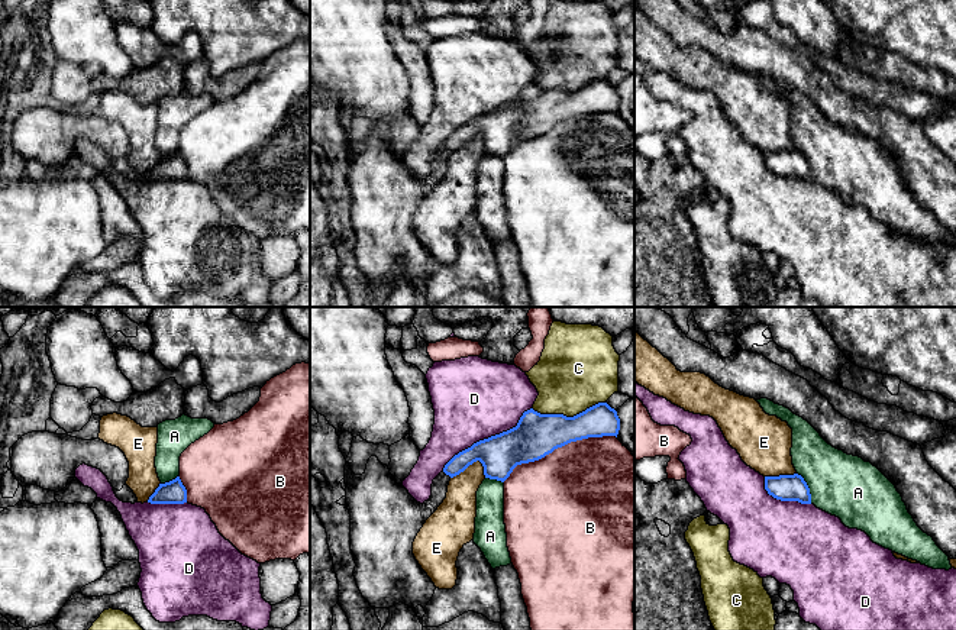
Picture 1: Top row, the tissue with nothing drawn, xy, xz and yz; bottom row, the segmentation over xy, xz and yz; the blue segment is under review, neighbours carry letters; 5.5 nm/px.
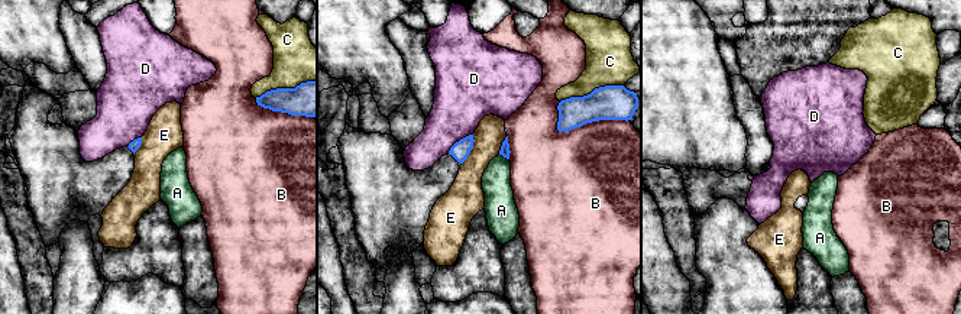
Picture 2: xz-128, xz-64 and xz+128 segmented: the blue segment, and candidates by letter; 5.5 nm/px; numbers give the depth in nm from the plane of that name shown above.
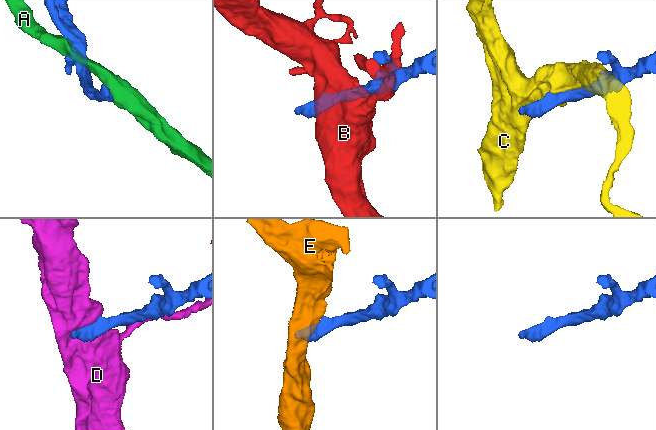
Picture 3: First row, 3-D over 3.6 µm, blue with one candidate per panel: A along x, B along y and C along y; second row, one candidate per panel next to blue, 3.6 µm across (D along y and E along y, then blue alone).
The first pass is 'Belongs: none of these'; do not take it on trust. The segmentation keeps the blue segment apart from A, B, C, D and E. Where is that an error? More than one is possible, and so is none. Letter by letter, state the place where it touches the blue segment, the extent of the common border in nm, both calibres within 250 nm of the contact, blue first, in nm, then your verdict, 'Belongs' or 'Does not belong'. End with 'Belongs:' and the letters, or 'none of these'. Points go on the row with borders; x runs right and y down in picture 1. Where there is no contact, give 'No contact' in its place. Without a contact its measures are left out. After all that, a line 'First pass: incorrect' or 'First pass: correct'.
A: Touches blue at yz (808, 488). Shared border 190 nm. Thickness 140 nm (blue) against 340 nm. Does not belong
B: Touches blue at xz (558, 446). Shared border 700 nm. Thickness 240 nm (blue) against 480 nm. Does not belong
C: Touches blue at xz (568, 417). Shared border 420 nm. Thickness 240 nm (blue) against 400 nm. Does not belong
D: Touches blue at xz (488, 438). Shared border 600 nm. Thickness 240 nm (blue) against 460 nm. Does not belong
E: Touches blue at xz (467, 467). Shared border 200 nm. Thickness 220 nm (blue) against 200 nm. Does not belong
Belongs: none of these
First pass: correct

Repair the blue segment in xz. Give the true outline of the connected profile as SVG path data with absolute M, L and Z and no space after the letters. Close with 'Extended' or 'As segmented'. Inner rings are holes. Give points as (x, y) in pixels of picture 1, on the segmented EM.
M598 403L574 417L540 414L530 408L523 413L516 427L479 440L455 455L433 479L432 495L423 504L394 481L388 466L382 465L377 456L368 459L362 475L355 475L346 462L343 479L351 514L351 550L356 563L353 576L362 597L375 608L390 608L403 602L416 611L417 605L423 608L427 605L436 587L416 560L413 542L426 520L446 498L449 481L474 462L482 463L485 478L504 482L517 465L539 461L571 442L603 436L617 437L619 430L617 411L607 403Z. Extended

